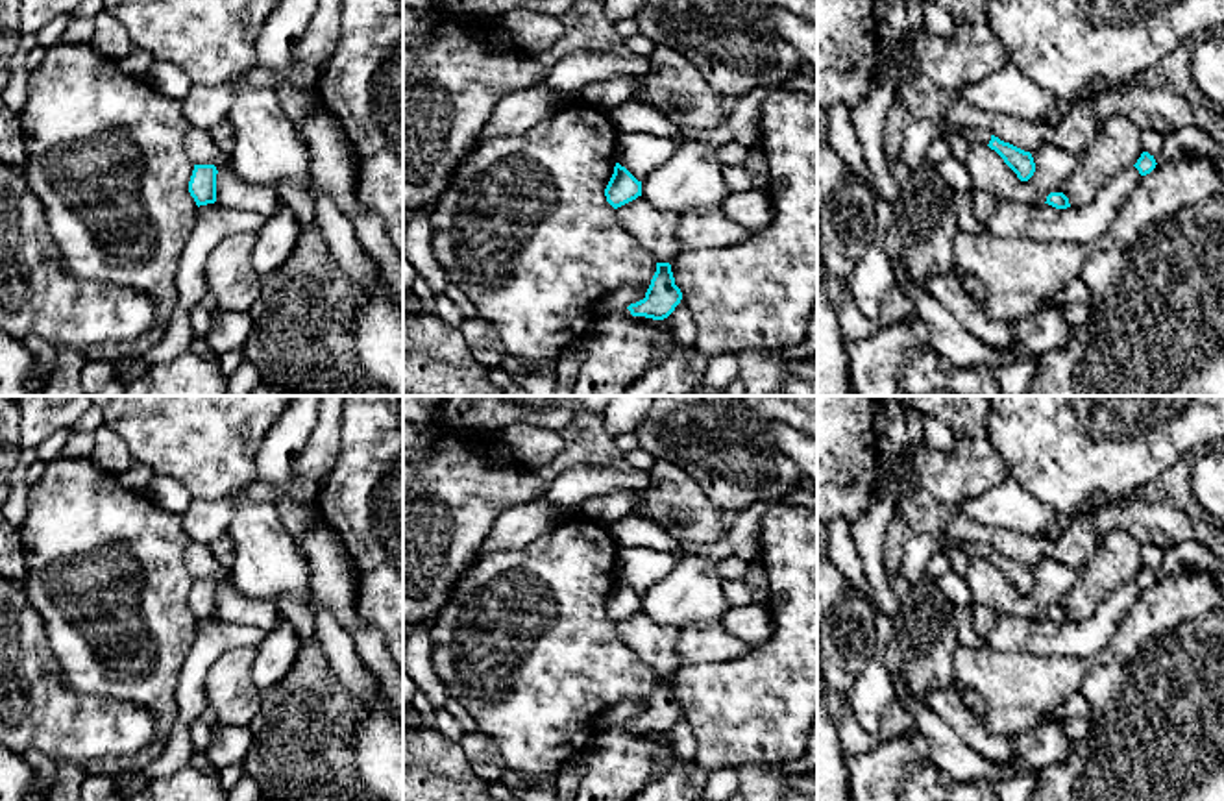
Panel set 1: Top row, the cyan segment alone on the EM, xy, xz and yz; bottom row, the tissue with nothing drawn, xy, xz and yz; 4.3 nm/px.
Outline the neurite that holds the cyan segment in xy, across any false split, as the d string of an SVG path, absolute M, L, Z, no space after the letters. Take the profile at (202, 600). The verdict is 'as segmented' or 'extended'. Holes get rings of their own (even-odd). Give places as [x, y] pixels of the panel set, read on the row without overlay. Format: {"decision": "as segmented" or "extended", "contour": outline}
{"decision": "as segmented", "contour": "M194 579L189 607L198 622L216 616L216 588L214 579Z"}

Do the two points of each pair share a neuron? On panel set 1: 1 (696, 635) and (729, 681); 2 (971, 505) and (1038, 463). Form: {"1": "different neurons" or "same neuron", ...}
{"1": "different neurons", "2": "different neurons"}

